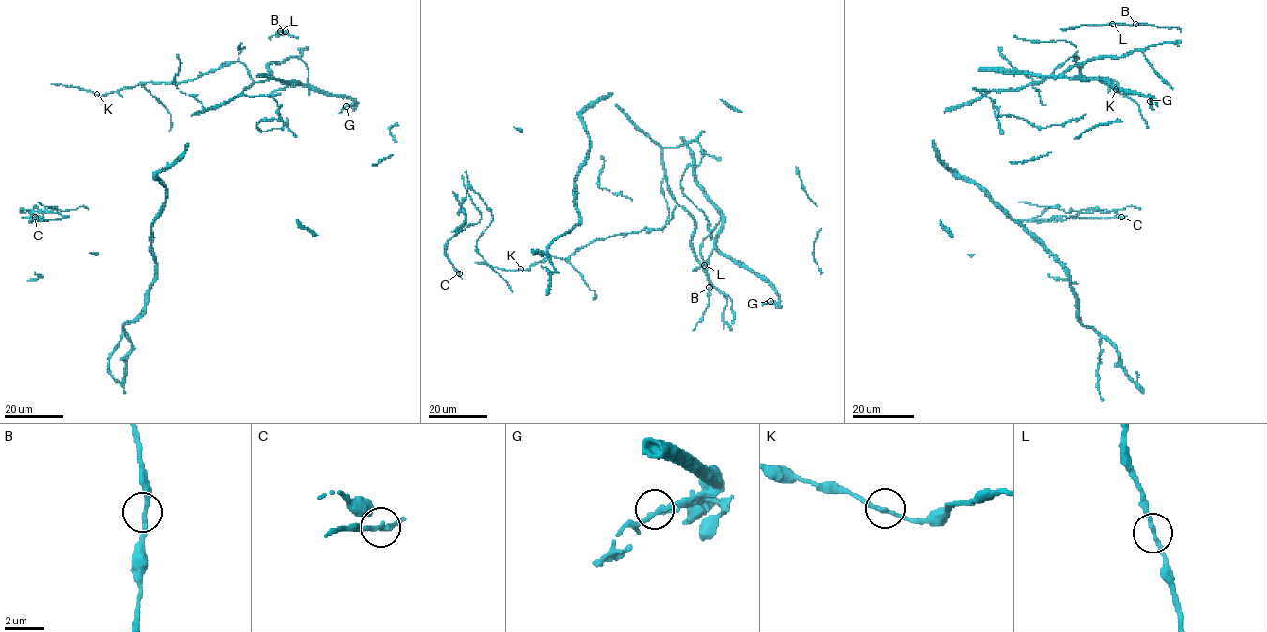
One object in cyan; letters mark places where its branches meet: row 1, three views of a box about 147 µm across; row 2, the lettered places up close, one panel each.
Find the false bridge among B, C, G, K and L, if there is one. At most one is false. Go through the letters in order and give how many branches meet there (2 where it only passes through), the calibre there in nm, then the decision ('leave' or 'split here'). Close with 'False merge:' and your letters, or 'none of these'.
B: 2 branches meet; 240 nm thick; leave
C: 2 branches meet; 240 nm thick; split here
G: 2 branches meet; 240 nm thick; leave
K: 2 branches meet; 240 nm thick; leave
L: 2 branches meet; 240 nm thick; leave
False merge: C

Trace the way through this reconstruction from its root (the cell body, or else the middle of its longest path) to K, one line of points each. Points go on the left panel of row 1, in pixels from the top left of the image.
K: (201, 111), (249, 87), (249, 70), (226, 62), (182, 82), (146, 82), (96, 94)

